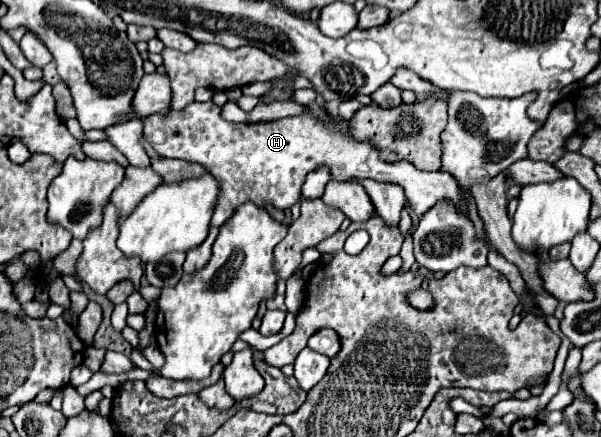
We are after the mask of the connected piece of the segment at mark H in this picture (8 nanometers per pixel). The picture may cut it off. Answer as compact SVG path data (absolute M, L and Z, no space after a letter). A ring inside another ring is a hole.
M191 102L183 110L153 114L153 118L141 118L141 122L145 140L151 142L159 156L197 162L221 180L219 204L211 220L213 226L223 226L245 202L253 202L257 208L271 204L277 210L289 210L299 202L305 176L321 166L327 166L331 178L339 182L347 182L351 178L371 178L377 182L393 182L403 186L407 202L411 202L411 208L419 218L433 208L433 204L451 202L465 218L473 222L475 238L489 240L477 214L475 200L449 172L421 172L407 160L389 164L381 160L381 152L369 140L355 140L349 132L349 122L341 120L339 114L323 110L317 102L307 104L307 108L307 114L287 116L273 122L233 124L221 118L221 108L217 104Z

